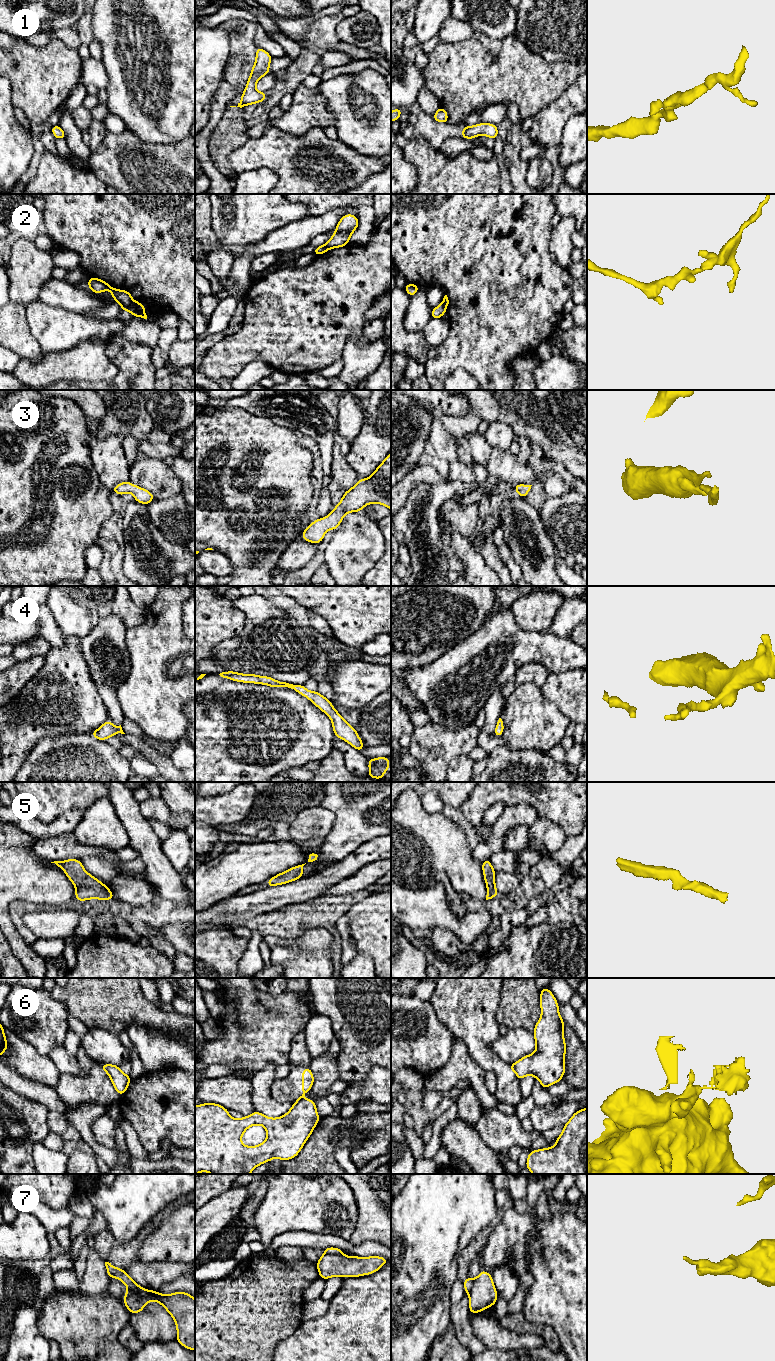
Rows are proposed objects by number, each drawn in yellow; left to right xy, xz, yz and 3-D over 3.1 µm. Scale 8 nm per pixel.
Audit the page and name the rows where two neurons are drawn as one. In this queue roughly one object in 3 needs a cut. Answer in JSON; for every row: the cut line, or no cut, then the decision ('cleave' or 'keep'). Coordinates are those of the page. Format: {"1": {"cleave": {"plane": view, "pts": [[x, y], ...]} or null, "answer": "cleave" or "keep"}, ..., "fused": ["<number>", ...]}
{"1": {"cleave": null, "answer": "keep"}, "2": {"cleave": {"plane": "xy", "pts": [[134, 301], [128, 310]]}, "answer": "cleave"}, "3": {"cleave": null, "answer": "keep"}, "4": {"cleave": null, "answer": "keep"}, "5": {"cleave": null, "answer": "keep"}, "6": {"cleave": {"plane": "xz", "pts": [[301, 1098], [297, 1101]]}, "answer": "cleave"}, "7": {"cleave": {"plane": "xy", "pts": [[128, 1287], [134, 1288], [146, 1302]]}, "answer": "cleave"}, "fused": ["2", "6", "7"]}

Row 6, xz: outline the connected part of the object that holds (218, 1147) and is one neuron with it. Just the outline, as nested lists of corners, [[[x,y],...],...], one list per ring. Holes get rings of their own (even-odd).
[[[309,1099],[296,1101],[285,1115],[278,1118],[270,1118],[254,1111],[249,1116],[234,1119],[228,1113],[228,1109],[217,1103],[197,1105],[195,1106],[195,1174],[199,1172],[250,1174],[257,1166],[269,1162],[271,1159],[291,1160],[299,1154],[320,1119],[315,1101]],[[254,1125],[262,1125],[267,1131],[267,1138],[257,1146],[245,1146],[241,1141],[242,1135],[249,1127]]]

